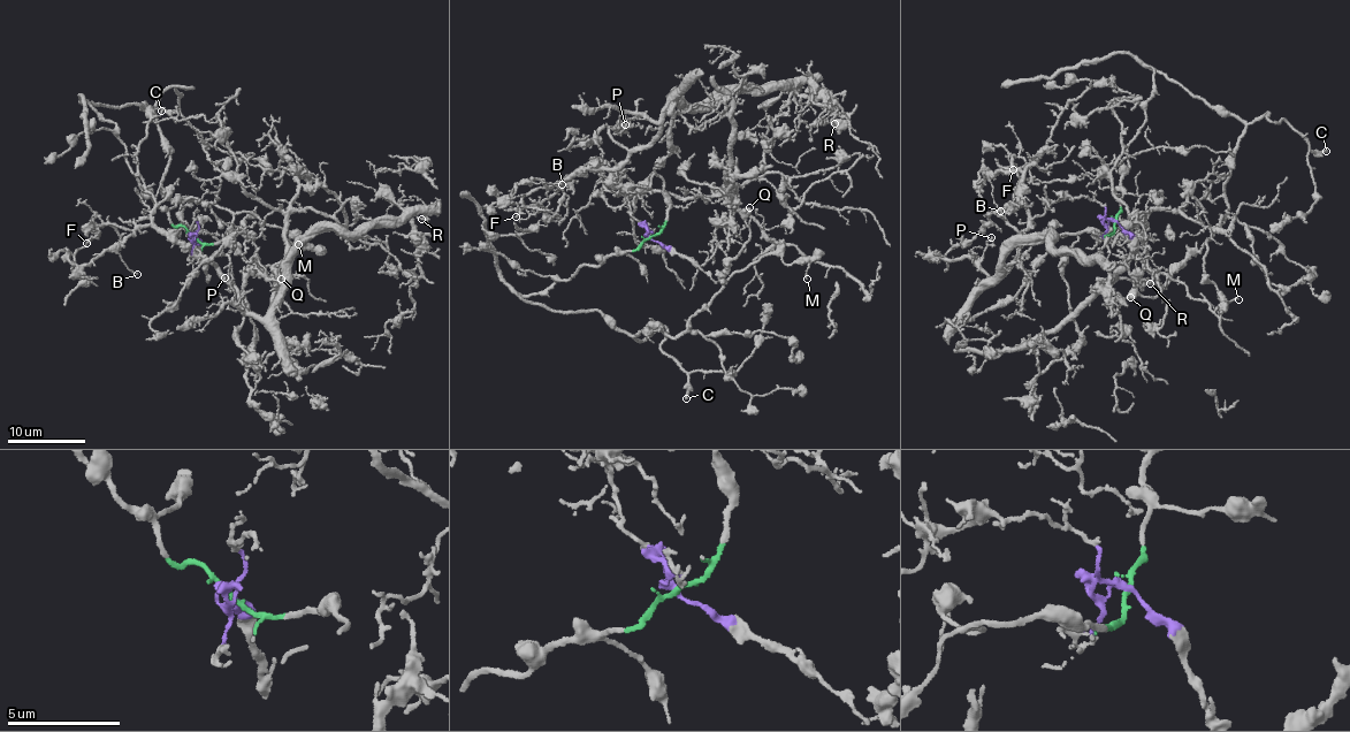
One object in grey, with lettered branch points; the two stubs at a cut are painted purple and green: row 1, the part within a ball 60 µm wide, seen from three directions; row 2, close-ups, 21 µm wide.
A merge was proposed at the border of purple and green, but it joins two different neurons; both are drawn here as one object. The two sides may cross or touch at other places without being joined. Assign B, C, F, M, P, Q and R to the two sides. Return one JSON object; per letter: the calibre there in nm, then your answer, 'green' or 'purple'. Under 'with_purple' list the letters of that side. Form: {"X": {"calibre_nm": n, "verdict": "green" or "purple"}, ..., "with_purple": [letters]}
{"B": {"calibre_nm": 120, "verdict": "purple"}, "C": {"calibre_nm": 240, "verdict": "green"}, "F": {"calibre_nm": 120, "verdict": "purple"}, "M": {"calibre_nm": 130, "verdict": "green"}, "P": {"calibre_nm": 140, "verdict": "purple"}, "Q": {"calibre_nm": 650, "verdict": "green"}, "R": {"calibre_nm": 130, "verdict": "purple"}, "with_purple": ["B", "F", "P", "R"]}

